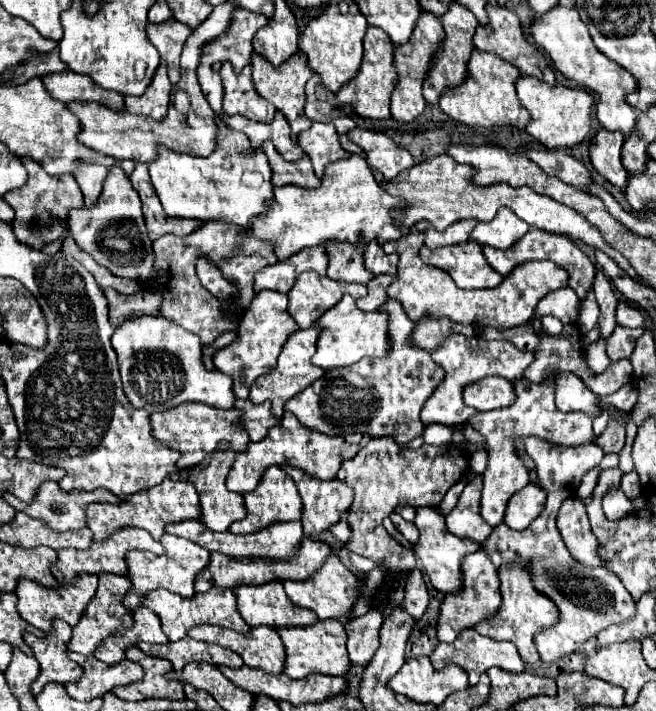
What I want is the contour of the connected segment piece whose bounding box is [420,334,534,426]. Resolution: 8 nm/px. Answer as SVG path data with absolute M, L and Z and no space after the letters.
M454 334L442 342L442 346L432 352L432 359L445 370L444 382L434 390L432 398L424 404L424 410L420 414L424 424L446 424L446 426L458 426L464 424L470 416L476 414L474 408L468 408L462 402L462 388L470 382L476 382L482 378L502 376L506 380L522 378L524 370L534 362L534 352L524 352L516 348L510 340L494 340L488 342L484 338L466 338L462 334Z

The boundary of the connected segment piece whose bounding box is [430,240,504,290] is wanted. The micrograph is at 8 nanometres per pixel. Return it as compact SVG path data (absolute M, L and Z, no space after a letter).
M474 240L438 248L430 256L430 264L446 270L458 288L494 288L503 280L502 274L496 274L488 266L482 246Z

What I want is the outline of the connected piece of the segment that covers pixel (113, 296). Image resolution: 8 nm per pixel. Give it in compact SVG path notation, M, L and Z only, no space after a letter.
M104 288L104 296L108 300L108 318L114 326L124 324L124 320L134 320L140 314L160 314L160 294L152 294L152 290L140 290L132 296L126 296L114 288Z

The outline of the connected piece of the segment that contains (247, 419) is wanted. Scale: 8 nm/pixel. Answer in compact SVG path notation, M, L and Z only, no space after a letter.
M246 400L244 406L244 416L242 416L242 424L248 430L248 436L252 442L260 442L266 438L268 430L276 424L280 424L278 418L272 416L270 412L270 402L262 402L262 404L254 404L250 400Z

